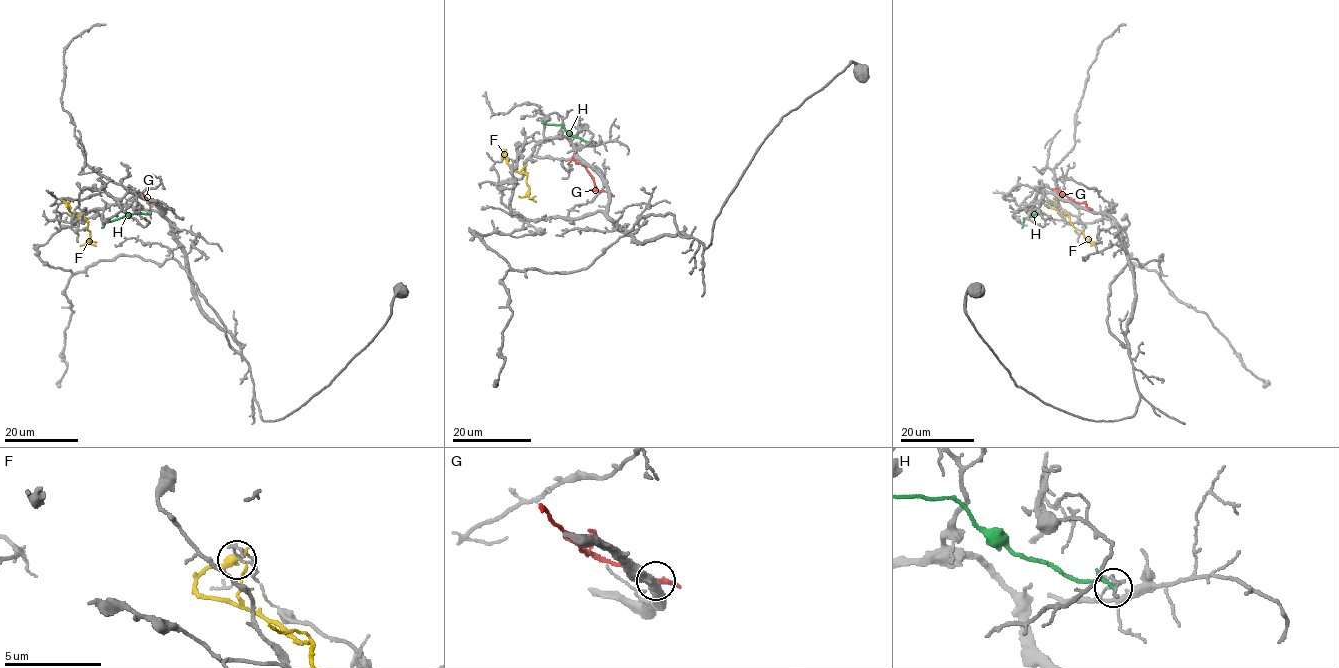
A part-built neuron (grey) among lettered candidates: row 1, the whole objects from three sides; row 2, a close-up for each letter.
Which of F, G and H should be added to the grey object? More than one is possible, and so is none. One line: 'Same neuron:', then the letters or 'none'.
Same neuron: none

